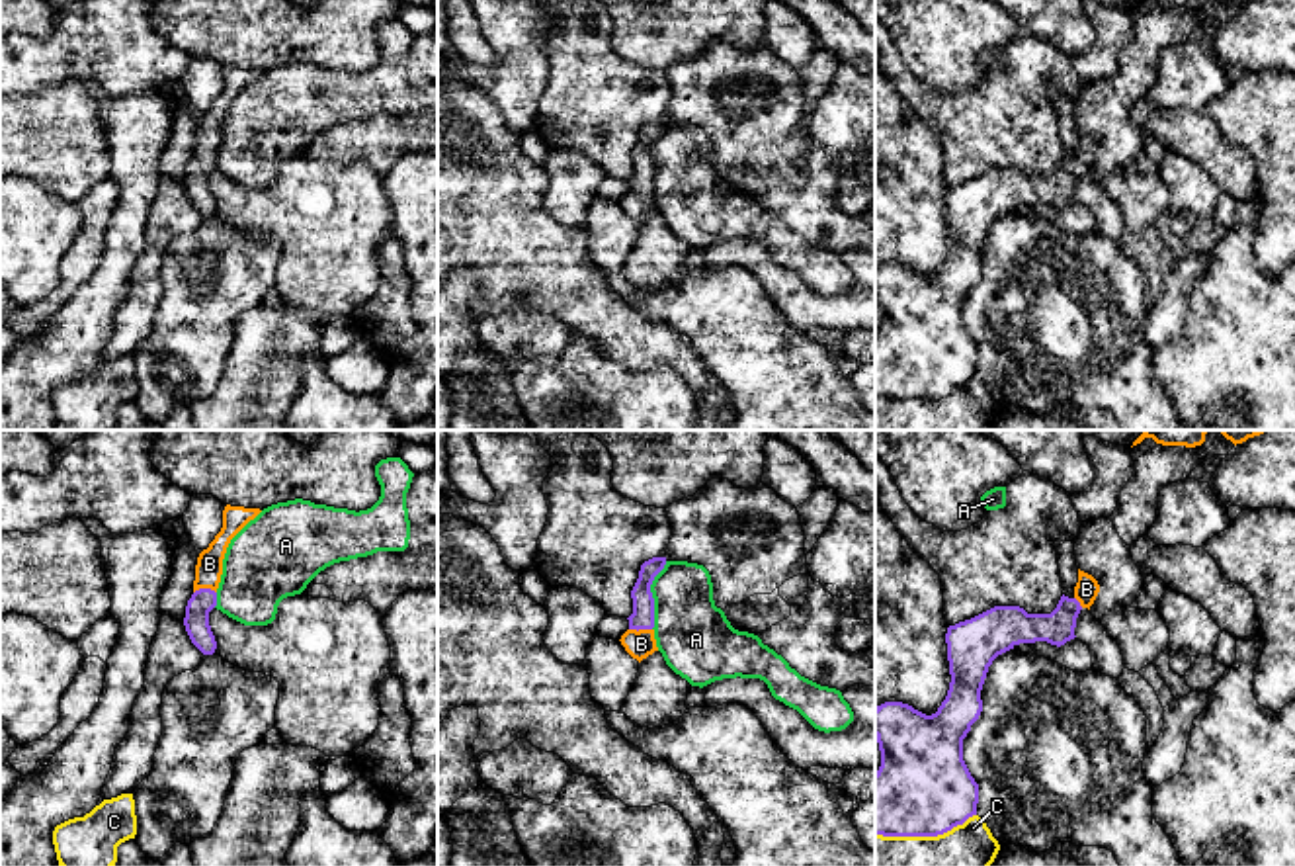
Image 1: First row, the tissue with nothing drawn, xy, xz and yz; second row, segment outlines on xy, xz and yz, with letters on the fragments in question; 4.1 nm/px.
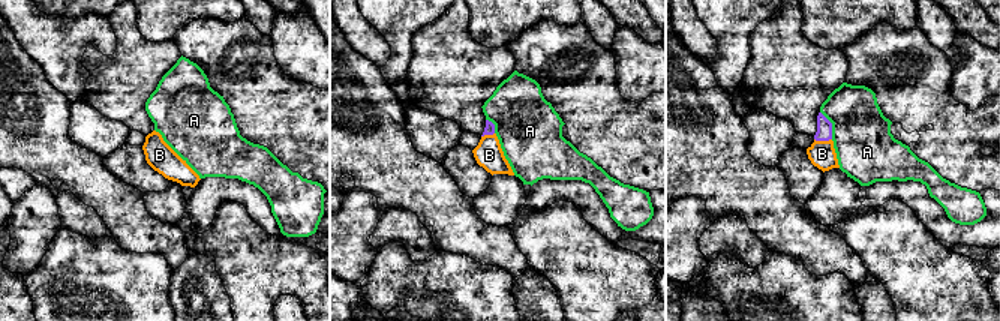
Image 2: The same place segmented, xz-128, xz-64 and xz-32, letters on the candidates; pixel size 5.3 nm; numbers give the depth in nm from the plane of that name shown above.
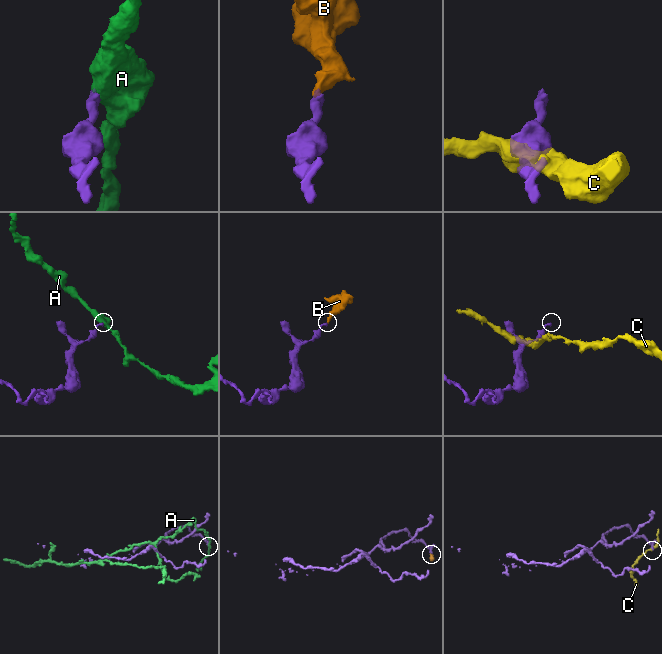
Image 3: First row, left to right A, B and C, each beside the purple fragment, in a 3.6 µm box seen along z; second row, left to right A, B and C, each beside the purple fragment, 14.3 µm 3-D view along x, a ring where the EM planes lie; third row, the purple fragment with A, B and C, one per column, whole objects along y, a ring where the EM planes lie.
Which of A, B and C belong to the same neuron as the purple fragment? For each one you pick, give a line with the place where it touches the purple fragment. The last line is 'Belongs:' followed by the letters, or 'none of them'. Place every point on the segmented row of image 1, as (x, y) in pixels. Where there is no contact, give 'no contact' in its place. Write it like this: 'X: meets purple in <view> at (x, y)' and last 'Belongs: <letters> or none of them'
B: meets purple in xy at (204, 589)
Belongs: B

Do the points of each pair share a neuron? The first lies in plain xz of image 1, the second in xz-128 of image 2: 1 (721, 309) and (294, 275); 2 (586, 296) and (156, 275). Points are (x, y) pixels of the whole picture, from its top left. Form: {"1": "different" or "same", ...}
{"1": "same", "2": "different"}

